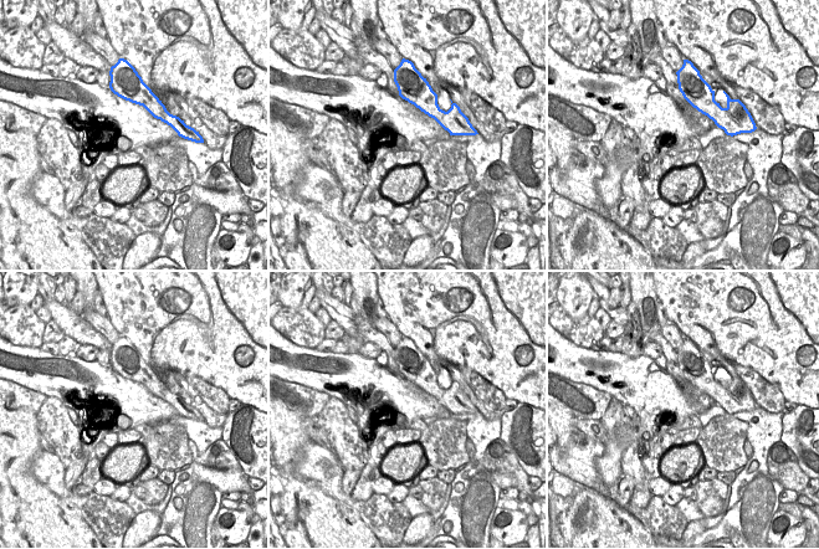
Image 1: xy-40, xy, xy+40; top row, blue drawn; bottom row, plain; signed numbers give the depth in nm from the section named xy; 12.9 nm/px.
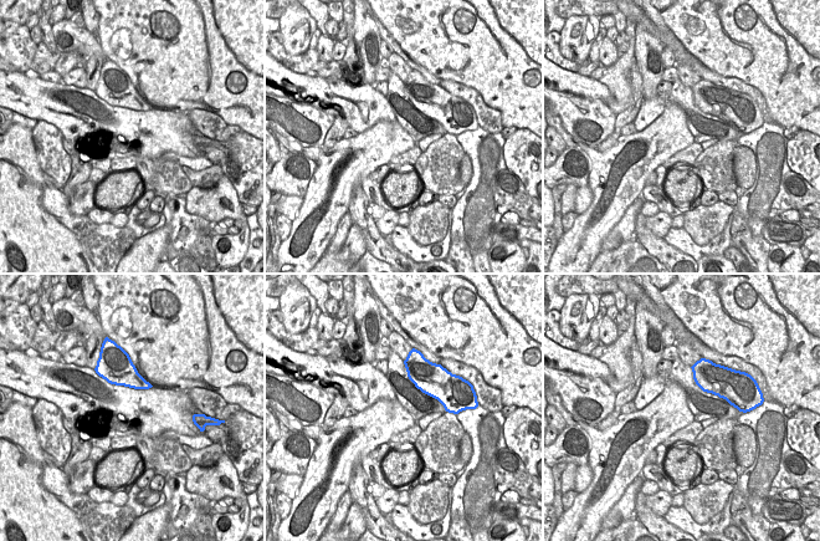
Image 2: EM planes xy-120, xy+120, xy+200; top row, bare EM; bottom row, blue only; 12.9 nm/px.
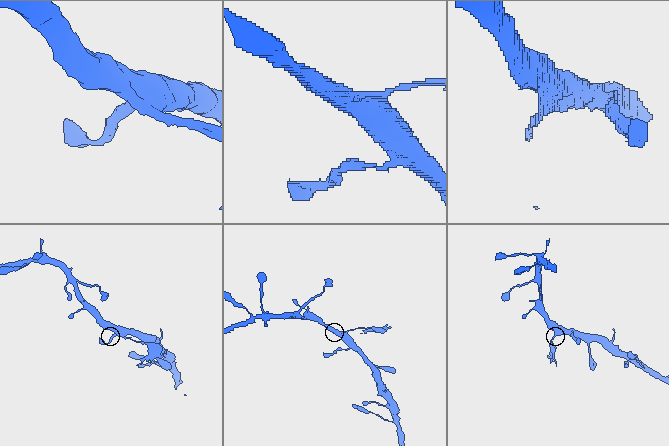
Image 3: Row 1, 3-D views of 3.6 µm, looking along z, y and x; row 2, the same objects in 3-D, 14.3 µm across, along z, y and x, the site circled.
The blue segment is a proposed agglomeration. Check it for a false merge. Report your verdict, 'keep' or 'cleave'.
cleave

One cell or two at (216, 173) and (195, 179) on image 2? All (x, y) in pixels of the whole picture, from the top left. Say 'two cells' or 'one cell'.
one cell

